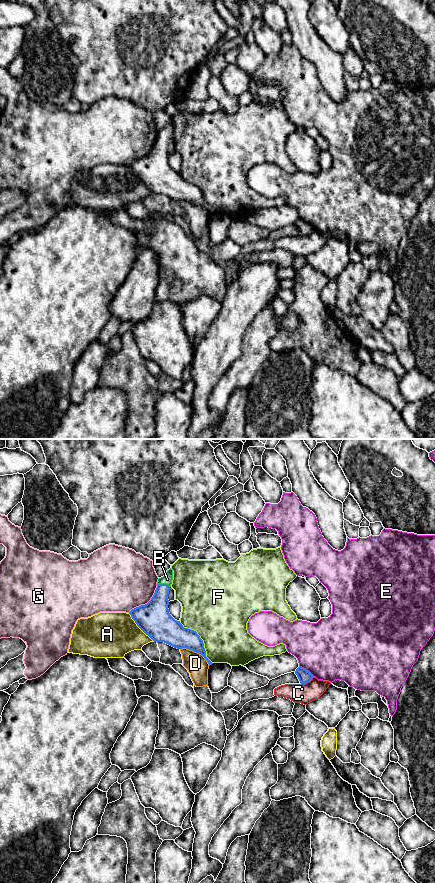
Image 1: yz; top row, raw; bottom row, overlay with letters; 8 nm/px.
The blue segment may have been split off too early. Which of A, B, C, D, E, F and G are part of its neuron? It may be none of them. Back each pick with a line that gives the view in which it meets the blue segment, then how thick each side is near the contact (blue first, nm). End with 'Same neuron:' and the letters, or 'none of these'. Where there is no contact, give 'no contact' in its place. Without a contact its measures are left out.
B: yz | 220/80 nm
Same neuron: B

